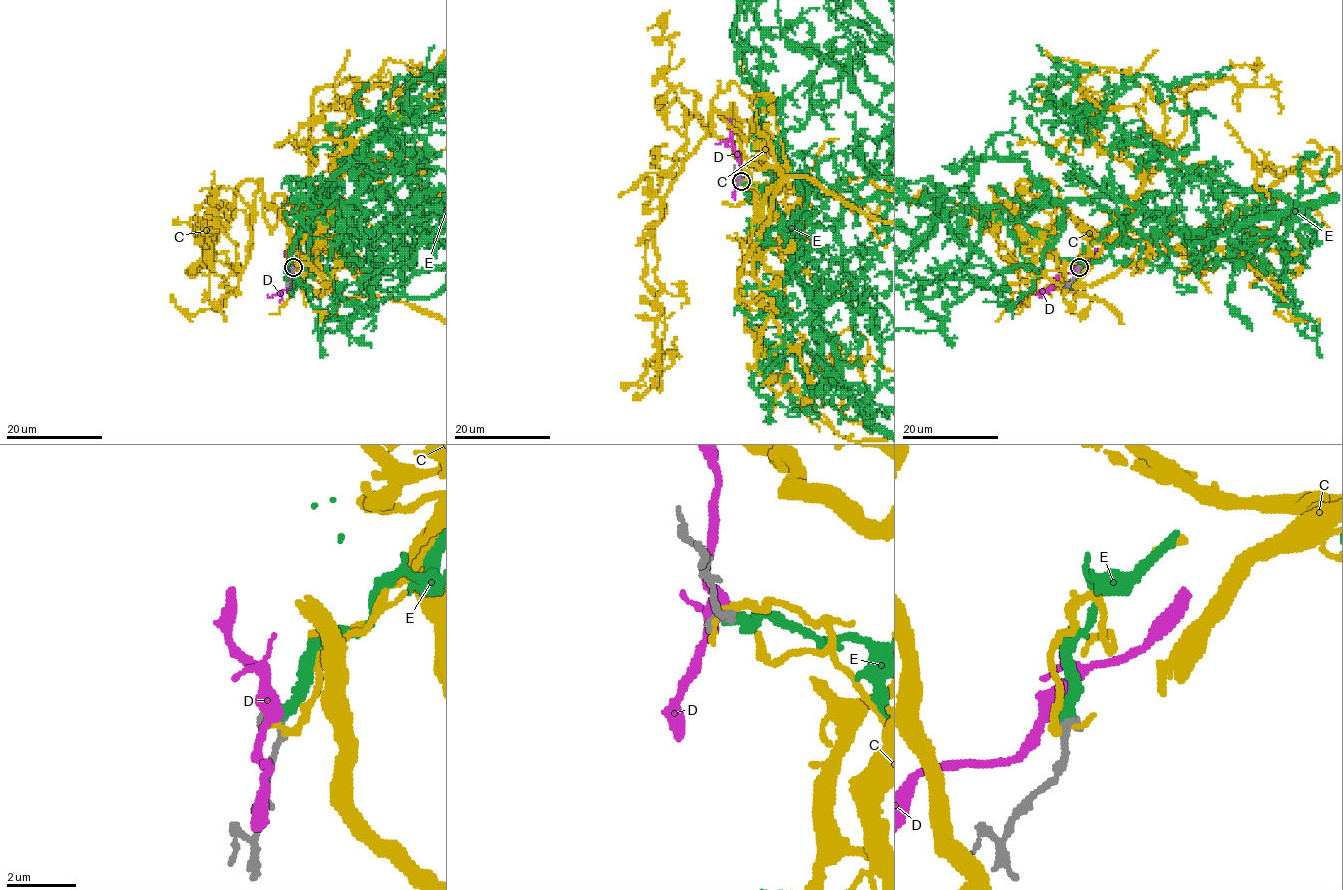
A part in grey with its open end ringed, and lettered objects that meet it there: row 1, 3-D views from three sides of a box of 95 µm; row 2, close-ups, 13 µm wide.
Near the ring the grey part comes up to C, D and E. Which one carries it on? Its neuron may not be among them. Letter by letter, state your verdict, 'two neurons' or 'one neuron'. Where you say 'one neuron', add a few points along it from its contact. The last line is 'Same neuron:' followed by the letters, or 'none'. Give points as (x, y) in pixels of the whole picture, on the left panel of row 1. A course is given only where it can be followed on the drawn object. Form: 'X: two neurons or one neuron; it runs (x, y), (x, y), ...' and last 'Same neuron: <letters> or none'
C: two neurons
D: two neurons
E: one neuron
Same neuron: E

